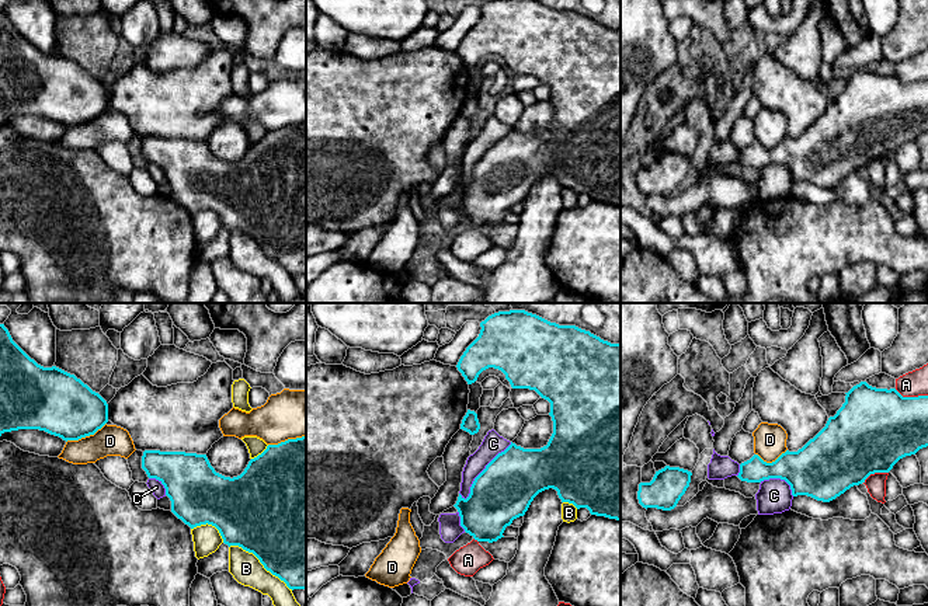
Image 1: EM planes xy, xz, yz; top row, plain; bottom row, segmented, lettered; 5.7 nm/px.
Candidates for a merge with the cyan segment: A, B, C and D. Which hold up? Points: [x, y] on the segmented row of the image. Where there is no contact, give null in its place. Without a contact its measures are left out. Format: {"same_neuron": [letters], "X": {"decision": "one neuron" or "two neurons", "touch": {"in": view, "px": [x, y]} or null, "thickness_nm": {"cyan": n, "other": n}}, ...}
{"same_neuron": [], "A": {"decision": "two neurons", "touch": {"in": "yz", "px": [911, 397]}, "thickness_nm": {"cyan": 440, "other": 150}}, "B": {"decision": "two neurons", "touch": {"in": "xy", "px": [260, 561]}, "thickness_nm": {"cyan": 500, "other": 180}}, "C": {"decision": "two neurons", "touch": {"in": "xz", "px": [482, 472]}, "thickness_nm": {"cyan": 340, "other": 120}}, "D": {"decision": "two neurons", "touch": {"in": "xy", "px": [86, 435]}, "thickness_nm": {"cyan": 360, "other": 180}}}

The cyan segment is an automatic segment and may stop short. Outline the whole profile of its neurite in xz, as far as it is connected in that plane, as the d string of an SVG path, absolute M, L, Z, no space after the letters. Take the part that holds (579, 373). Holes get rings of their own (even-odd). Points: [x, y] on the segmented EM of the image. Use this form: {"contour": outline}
{"contour": "M510 310L498 311L489 316L484 321L480 323L479 337L466 348L460 356L456 368L468 382L472 384L477 380L479 375L489 369L494 368L501 370L505 375L505 379L510 382L512 389L529 389L535 390L542 398L550 403L550 412L553 421L553 433L546 446L541 449L524 449L511 442L511 445L501 453L498 453L486 469L475 478L470 494L465 499L460 494L456 504L453 505L460 516L460 526L477 541L497 541L504 537L503 533L507 526L512 523L514 519L524 516L528 511L533 498L549 488L557 491L562 502L573 504L577 509L587 508L591 515L605 516L609 519L621 520L621 344L611 344L601 339L599 337L591 334L590 331L581 330L576 325L559 325L550 323L536 314L528 313L525 310Z"}

